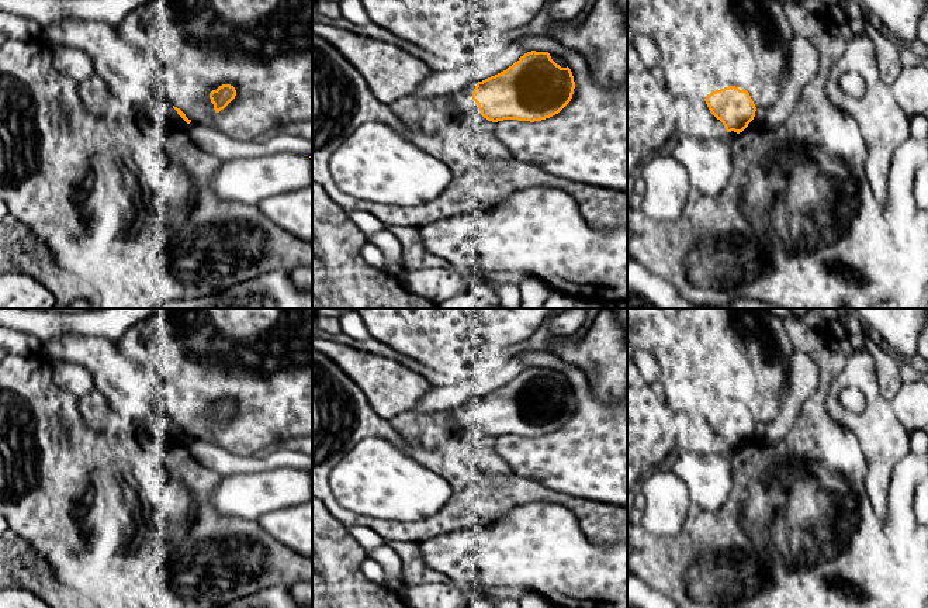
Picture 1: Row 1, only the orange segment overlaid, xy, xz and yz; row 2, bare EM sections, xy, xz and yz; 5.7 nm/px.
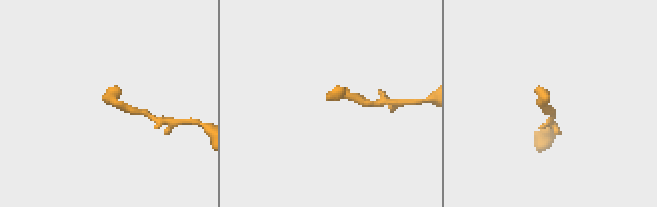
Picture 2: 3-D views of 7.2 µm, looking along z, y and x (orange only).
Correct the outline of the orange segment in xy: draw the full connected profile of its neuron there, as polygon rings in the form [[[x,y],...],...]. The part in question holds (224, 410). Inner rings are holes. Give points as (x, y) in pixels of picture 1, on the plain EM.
[[[222,400],[217,405],[210,408],[211,418],[214,419],[215,428],[224,425],[236,411],[236,405],[231,400]]]

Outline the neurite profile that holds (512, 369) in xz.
[[[510,356],[509,362],[501,370],[492,374],[491,384],[485,390],[485,393],[491,393],[506,386],[509,381],[517,377],[520,372],[523,372],[527,367],[529,366],[519,357]]]

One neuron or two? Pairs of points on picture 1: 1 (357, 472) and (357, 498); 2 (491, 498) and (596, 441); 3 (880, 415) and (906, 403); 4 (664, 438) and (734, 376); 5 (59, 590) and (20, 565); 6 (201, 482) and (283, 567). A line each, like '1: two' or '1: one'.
1: one
2: two
3: two
4: two
5: one
6: one

